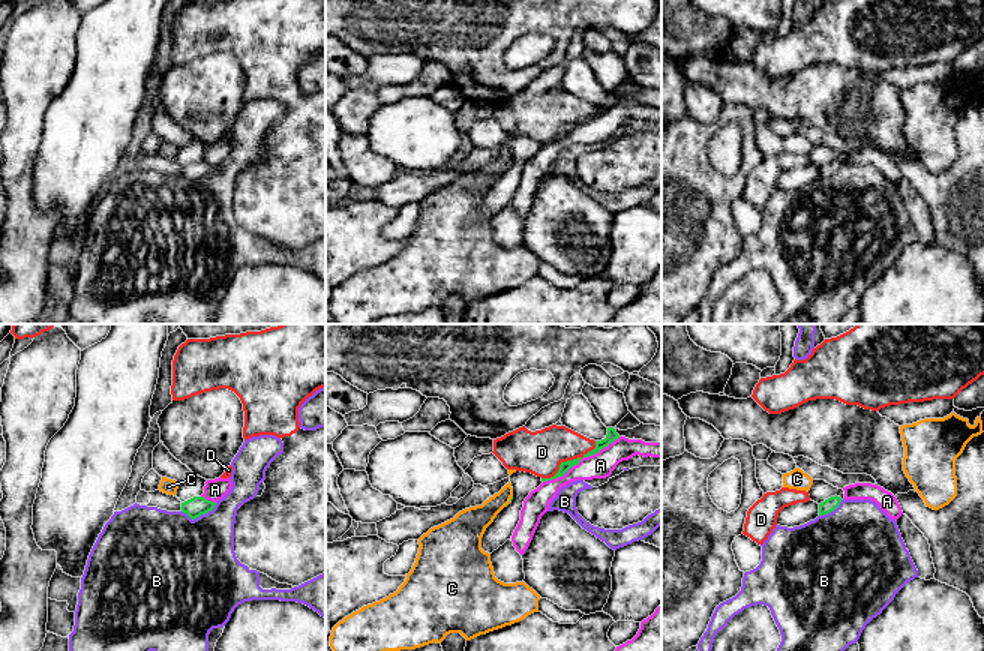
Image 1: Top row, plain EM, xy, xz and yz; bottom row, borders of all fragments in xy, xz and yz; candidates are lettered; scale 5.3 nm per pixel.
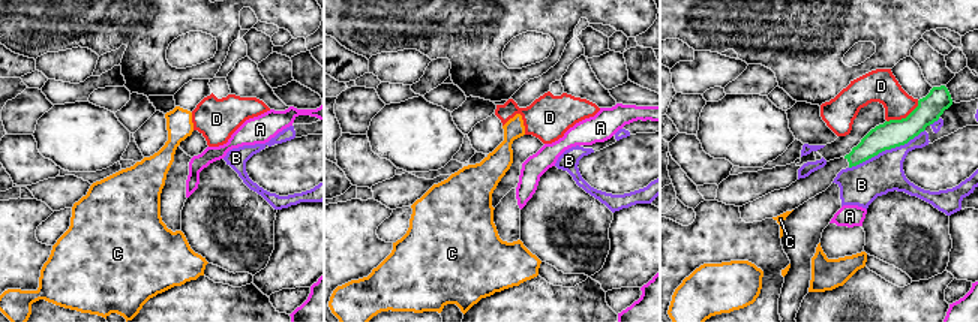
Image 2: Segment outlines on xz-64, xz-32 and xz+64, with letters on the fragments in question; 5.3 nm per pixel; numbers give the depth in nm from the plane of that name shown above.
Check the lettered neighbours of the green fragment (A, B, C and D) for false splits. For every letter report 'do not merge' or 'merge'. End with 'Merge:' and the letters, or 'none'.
A: do not merge
B: do not merge
C: do not merge
D: do not merge
Merge: none

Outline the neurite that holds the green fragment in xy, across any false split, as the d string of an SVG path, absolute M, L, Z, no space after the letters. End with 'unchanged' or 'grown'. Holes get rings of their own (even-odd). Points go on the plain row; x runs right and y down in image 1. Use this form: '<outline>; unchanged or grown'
M194 160L182 166L182 176L186 177L192 184L206 178L214 172L216 166L206 164L204 160Z; unchanged

